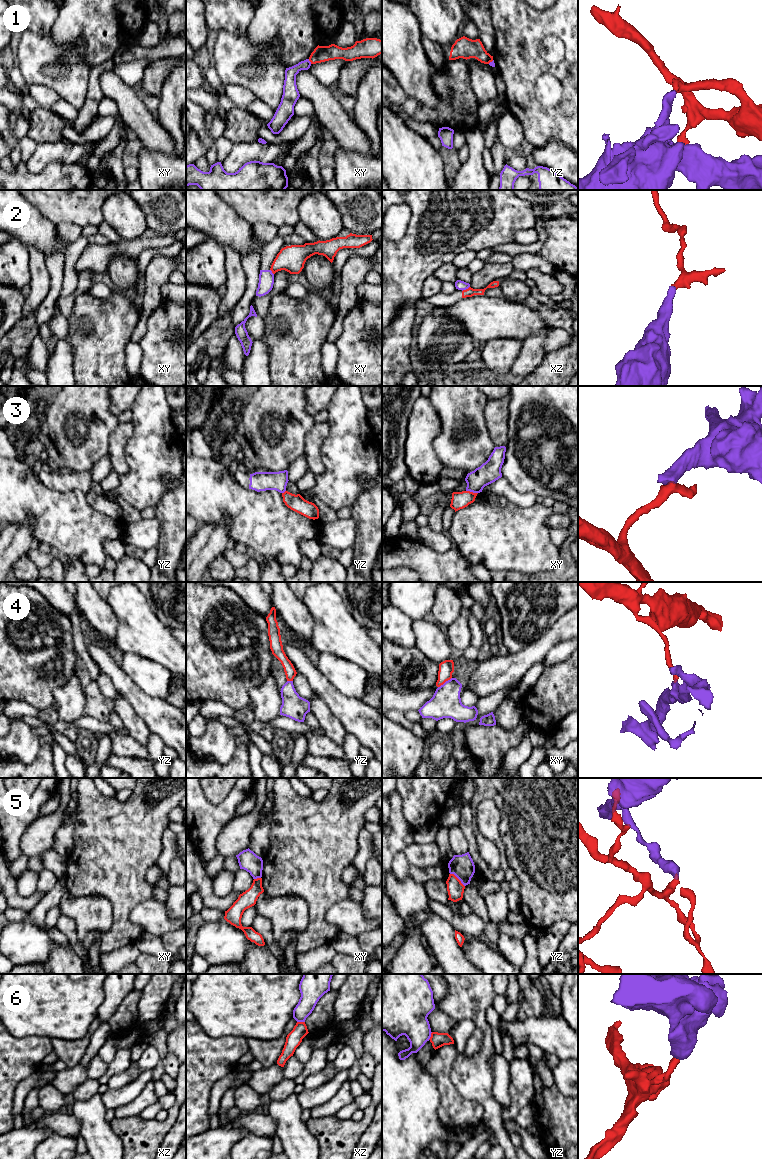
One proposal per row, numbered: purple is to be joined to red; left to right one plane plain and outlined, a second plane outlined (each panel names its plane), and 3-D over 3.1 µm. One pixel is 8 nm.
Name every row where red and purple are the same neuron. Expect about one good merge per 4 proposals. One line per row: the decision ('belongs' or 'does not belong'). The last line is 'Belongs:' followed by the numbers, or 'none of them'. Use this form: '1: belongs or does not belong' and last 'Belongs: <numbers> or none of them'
1: does not belong
2: does not belong
3: does not belong
4: does not belong
5: does not belong
6: does not belong
Belongs: none of them

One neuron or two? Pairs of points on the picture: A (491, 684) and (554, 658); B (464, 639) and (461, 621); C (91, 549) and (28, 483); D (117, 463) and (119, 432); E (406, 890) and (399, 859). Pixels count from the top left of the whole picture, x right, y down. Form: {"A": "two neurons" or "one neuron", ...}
{"A": "two neurons", "B": "one neuron", "C": "one neuron", "D": "one neuron", "E": "two neurons"}

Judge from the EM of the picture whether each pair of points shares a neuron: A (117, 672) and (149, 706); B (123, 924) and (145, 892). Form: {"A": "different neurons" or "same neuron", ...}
{"A": "same neuron", "B": "same neuron"}

